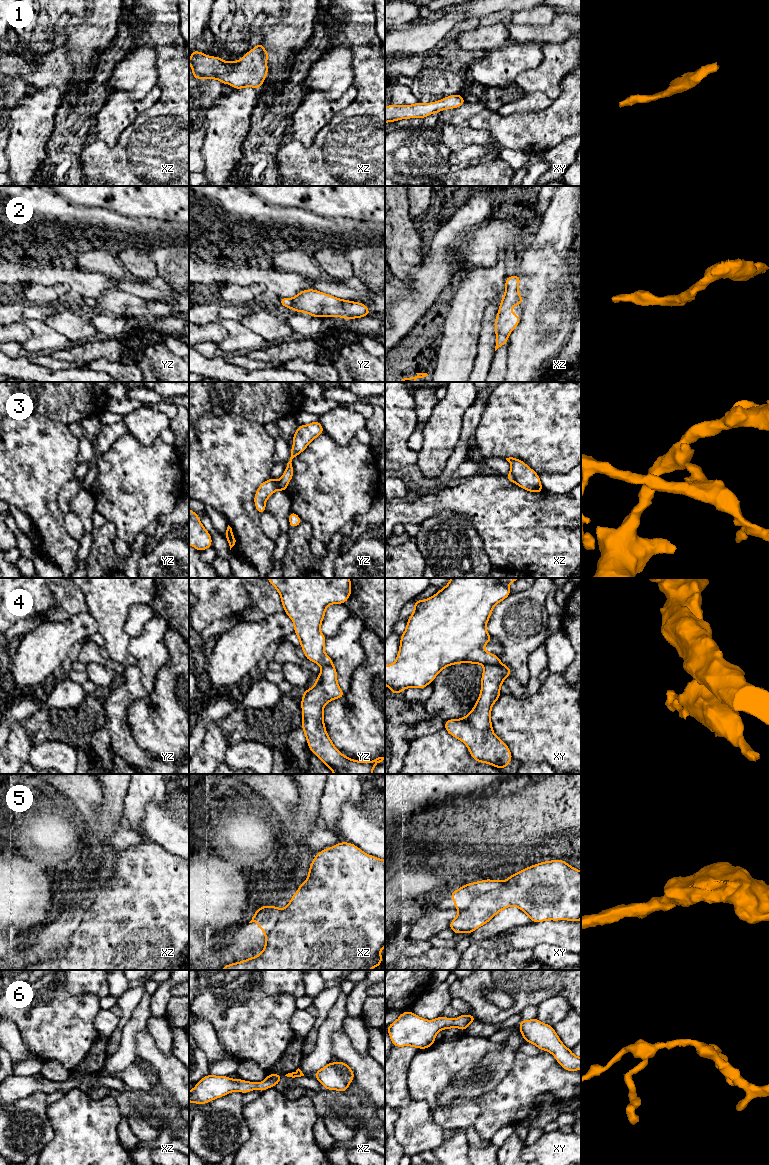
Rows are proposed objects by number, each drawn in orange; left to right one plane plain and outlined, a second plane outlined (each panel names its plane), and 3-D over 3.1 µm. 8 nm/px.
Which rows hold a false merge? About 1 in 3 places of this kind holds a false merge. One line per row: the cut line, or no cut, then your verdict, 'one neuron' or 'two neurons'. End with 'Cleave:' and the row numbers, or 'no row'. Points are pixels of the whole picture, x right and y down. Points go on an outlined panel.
1: no cut | one neuron
2: no cut | one neuron
3: xz (510, 472), (516, 482) | two neurons
4: xy (501, 663), (484, 666) | two neurons
5: xy (505, 881), (502, 887), (479, 895), (466, 908), (460, 911) | two neurons
6: no cut | one neuron
Cleave: 3, 4, 5

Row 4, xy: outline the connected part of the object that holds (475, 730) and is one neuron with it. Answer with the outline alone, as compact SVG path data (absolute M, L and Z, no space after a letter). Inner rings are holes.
M486 665L481 677L480 695L473 709L461 719L448 719L444 729L462 741L472 758L505 769L513 756L507 744L493 732L491 709L499 699L504 678L512 675L511 668L504 665Z

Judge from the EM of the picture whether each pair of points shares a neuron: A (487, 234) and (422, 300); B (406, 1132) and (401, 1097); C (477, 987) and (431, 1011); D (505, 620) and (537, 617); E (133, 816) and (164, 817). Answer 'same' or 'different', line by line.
A: different
B: different
C: different
D: same
E: different

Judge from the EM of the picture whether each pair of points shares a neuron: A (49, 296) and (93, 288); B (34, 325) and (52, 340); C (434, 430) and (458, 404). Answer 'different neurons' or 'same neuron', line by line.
A: different neurons
B: same neuron
C: same neuron

